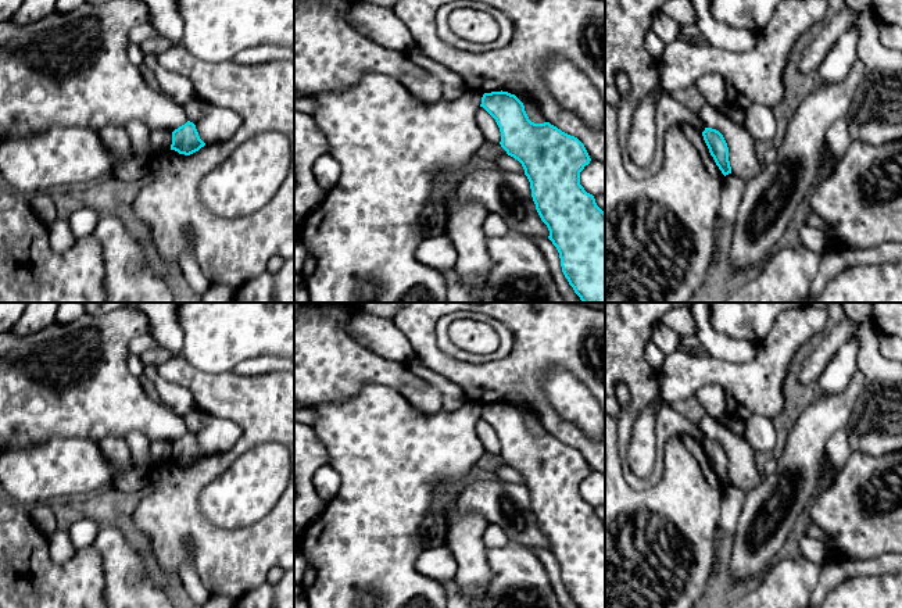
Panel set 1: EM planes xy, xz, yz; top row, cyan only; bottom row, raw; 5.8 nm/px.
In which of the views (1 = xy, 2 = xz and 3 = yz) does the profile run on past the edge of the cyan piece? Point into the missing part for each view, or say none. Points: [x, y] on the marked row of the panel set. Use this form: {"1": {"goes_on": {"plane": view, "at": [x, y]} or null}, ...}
{"1": {"goes_on": null}, "2": {"goes_on": null}, "3": {"goes_on": null}}

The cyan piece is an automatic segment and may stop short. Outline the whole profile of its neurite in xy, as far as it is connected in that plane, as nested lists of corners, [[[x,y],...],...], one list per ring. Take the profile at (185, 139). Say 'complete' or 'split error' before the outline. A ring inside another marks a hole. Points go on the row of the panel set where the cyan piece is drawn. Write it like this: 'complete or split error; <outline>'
complete; [[[190,121],[172,132],[171,150],[179,154],[190,155],[204,146],[205,143],[200,139],[196,125]]]

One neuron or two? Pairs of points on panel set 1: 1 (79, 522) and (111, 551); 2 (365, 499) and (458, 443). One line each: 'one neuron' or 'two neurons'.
1: two neurons
2: one neuron

